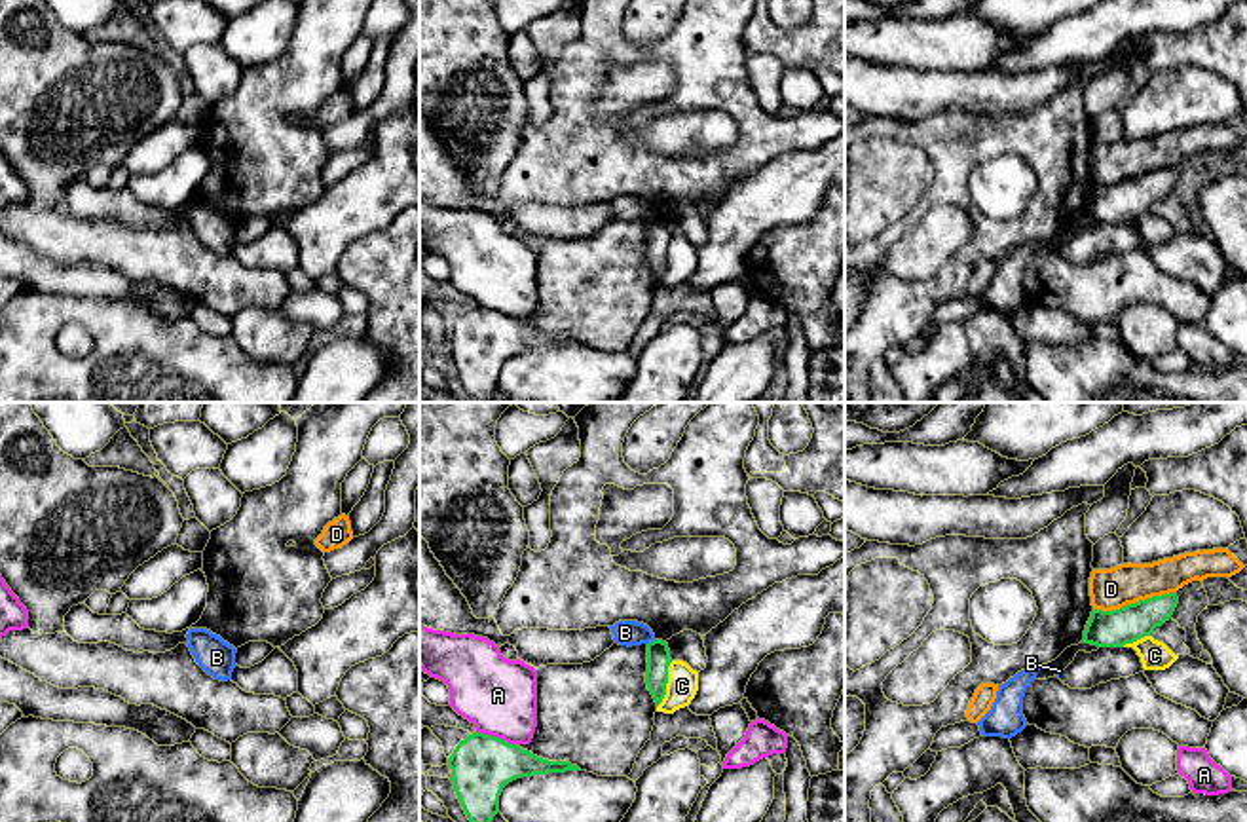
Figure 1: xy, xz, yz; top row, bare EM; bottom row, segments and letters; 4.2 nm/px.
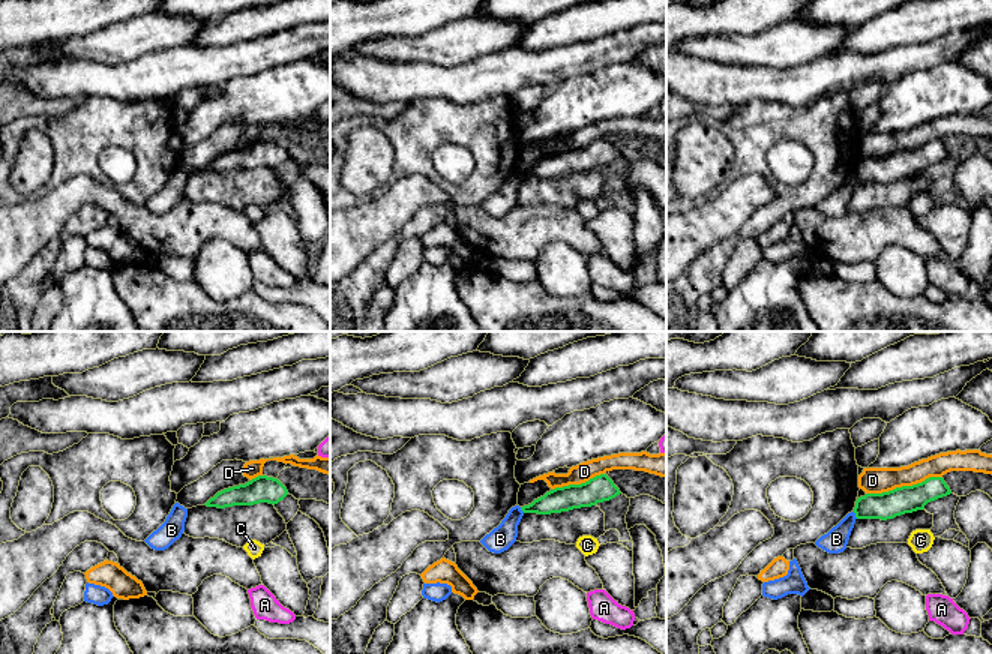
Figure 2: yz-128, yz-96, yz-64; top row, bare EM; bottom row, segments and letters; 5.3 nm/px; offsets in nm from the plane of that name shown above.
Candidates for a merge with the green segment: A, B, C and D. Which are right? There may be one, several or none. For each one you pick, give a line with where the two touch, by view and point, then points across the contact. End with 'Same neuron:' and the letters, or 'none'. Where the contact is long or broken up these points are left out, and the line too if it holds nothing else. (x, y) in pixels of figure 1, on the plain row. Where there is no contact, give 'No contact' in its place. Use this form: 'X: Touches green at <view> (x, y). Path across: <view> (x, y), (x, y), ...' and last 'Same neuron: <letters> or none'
Same neuron: none

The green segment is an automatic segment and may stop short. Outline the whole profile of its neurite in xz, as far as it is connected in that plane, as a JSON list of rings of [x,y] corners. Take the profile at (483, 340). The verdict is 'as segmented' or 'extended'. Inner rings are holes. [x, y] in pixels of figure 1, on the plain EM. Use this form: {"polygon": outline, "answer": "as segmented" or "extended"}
{"polygon": [[[473,308],[448,334],[452,359],[467,393],[476,402],[493,402],[503,363],[522,351],[581,346],[569,336],[549,336],[503,313]]], "answer": "as segmented"}

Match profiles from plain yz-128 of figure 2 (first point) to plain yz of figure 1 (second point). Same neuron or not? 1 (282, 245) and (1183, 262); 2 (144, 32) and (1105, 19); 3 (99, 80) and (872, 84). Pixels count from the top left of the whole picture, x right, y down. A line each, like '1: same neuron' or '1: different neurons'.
1: same neuron
2: different neurons
3: same neuron

